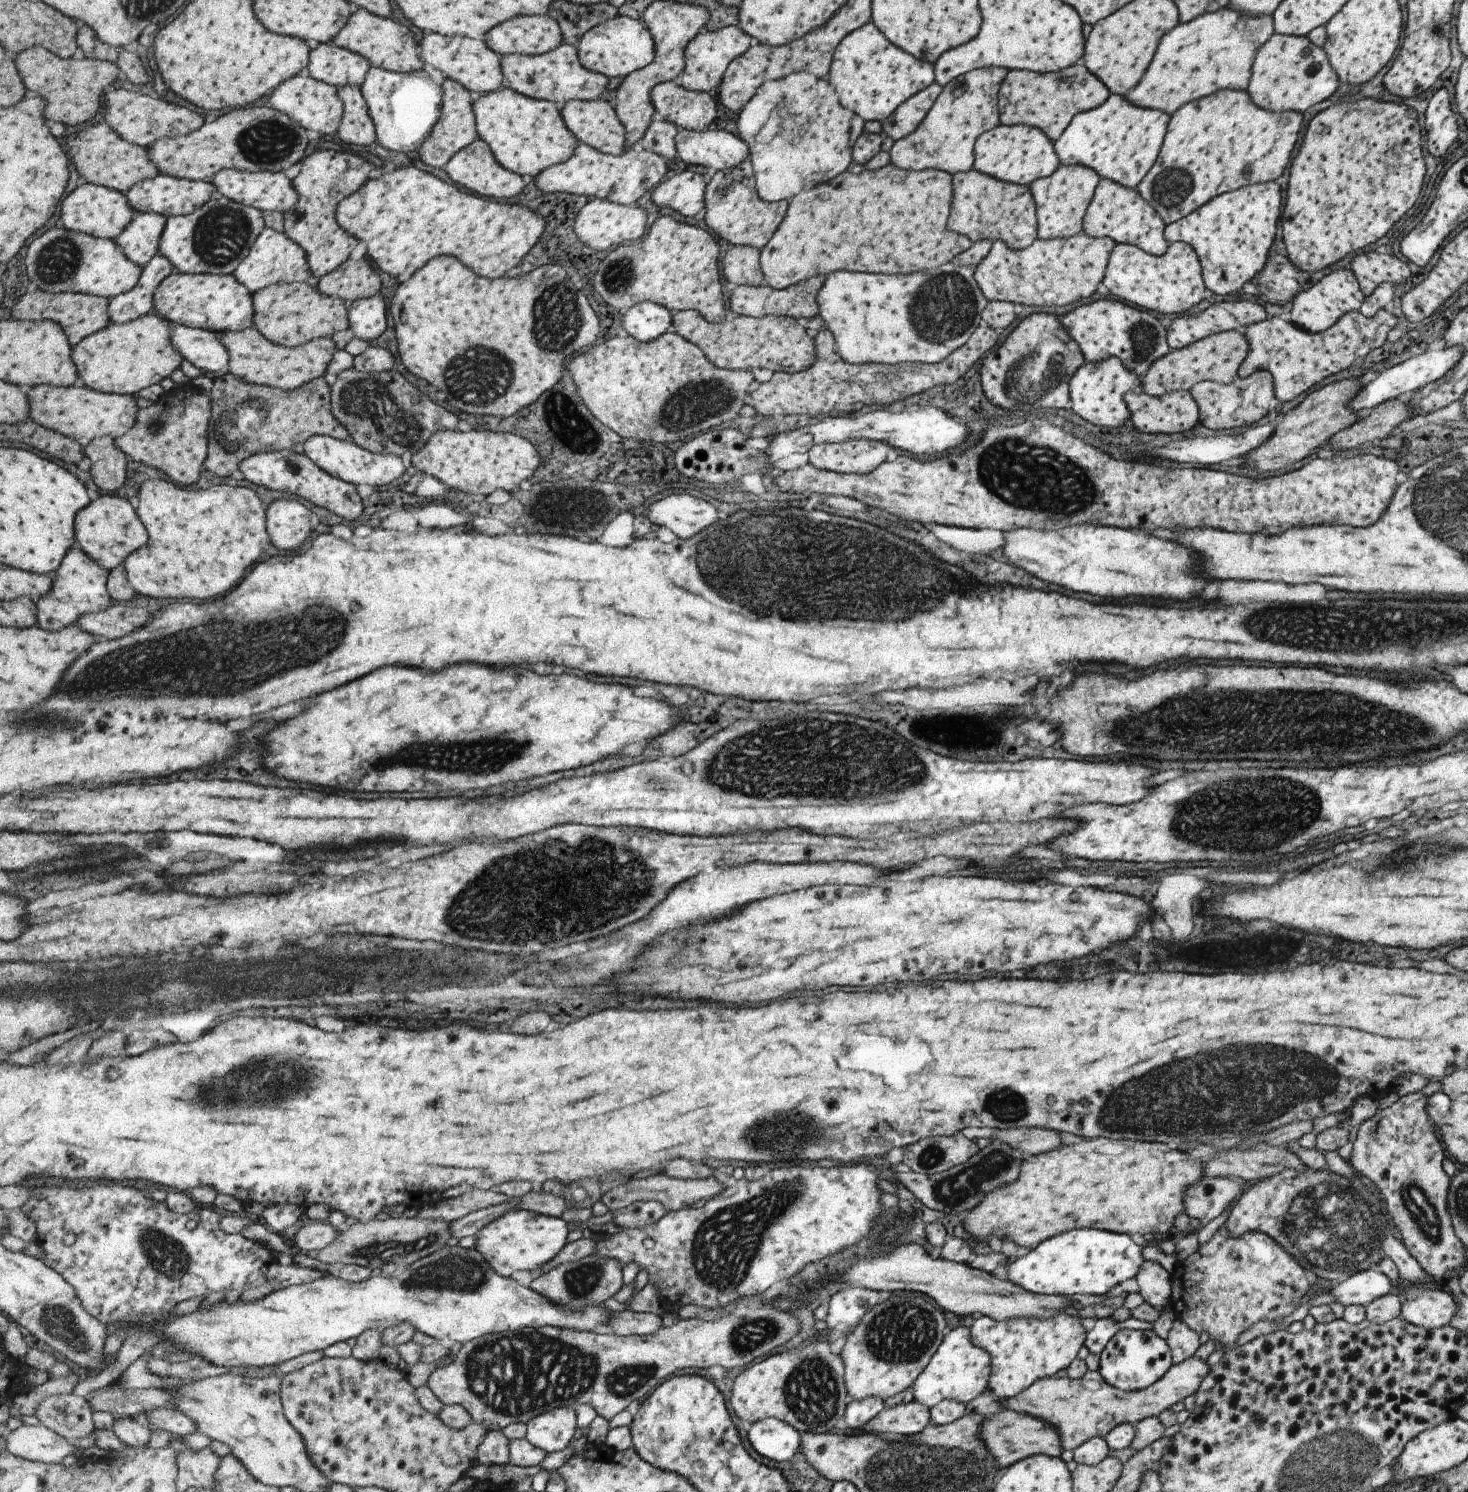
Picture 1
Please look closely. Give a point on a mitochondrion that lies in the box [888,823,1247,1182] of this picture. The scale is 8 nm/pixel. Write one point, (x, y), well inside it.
(1009, 1106)

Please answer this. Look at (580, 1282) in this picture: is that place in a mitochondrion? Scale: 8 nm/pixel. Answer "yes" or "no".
yes

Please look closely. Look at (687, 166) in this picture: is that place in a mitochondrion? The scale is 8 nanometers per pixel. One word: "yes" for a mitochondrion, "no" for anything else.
no

